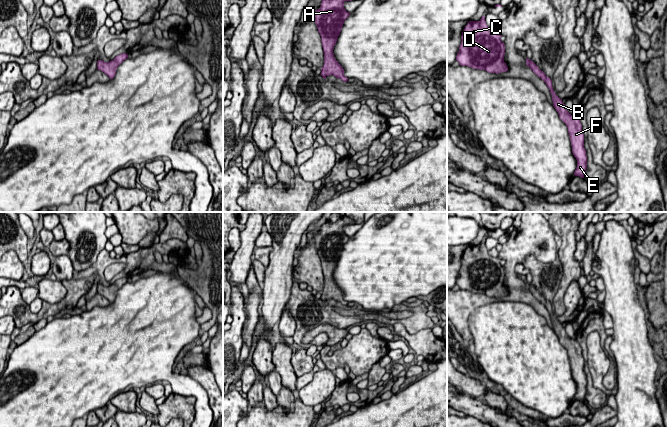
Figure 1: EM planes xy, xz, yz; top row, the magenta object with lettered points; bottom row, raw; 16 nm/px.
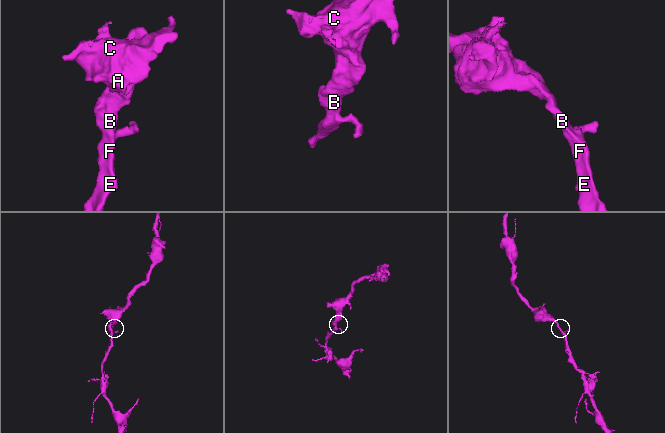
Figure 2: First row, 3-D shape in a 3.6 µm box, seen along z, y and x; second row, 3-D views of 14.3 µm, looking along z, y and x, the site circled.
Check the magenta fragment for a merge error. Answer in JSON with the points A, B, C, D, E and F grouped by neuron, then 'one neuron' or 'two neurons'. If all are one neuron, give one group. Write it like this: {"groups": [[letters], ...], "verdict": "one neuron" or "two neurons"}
{"groups": [["A", "B", "C", "D", "E", "F"]], "verdict": "one neuron"}

